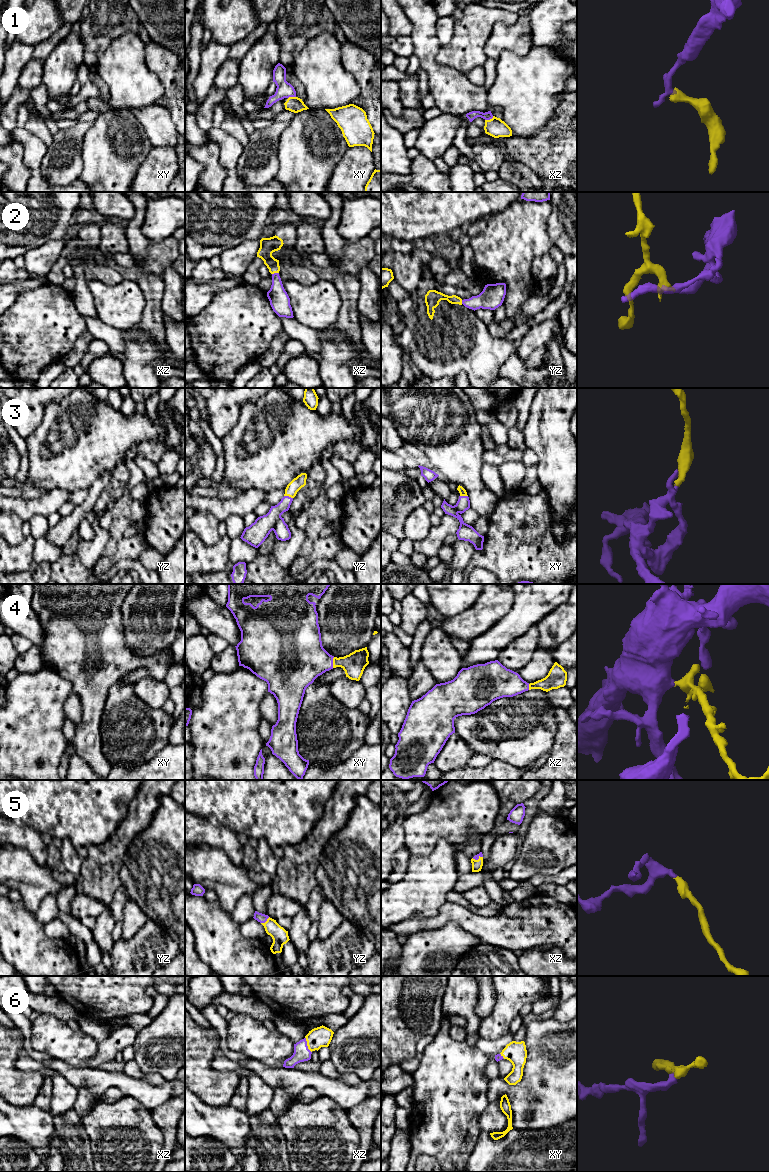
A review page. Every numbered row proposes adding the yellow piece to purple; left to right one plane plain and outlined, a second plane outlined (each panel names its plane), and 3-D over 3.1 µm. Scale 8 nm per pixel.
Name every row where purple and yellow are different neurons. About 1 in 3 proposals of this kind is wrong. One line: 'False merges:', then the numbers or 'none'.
False merges: 1

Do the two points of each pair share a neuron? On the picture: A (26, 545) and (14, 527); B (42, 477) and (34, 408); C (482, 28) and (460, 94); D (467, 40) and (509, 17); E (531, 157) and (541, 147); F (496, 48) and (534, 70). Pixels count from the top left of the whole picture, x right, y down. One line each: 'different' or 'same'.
A: different
B: different
C: different
D: same
E: same
F: different

